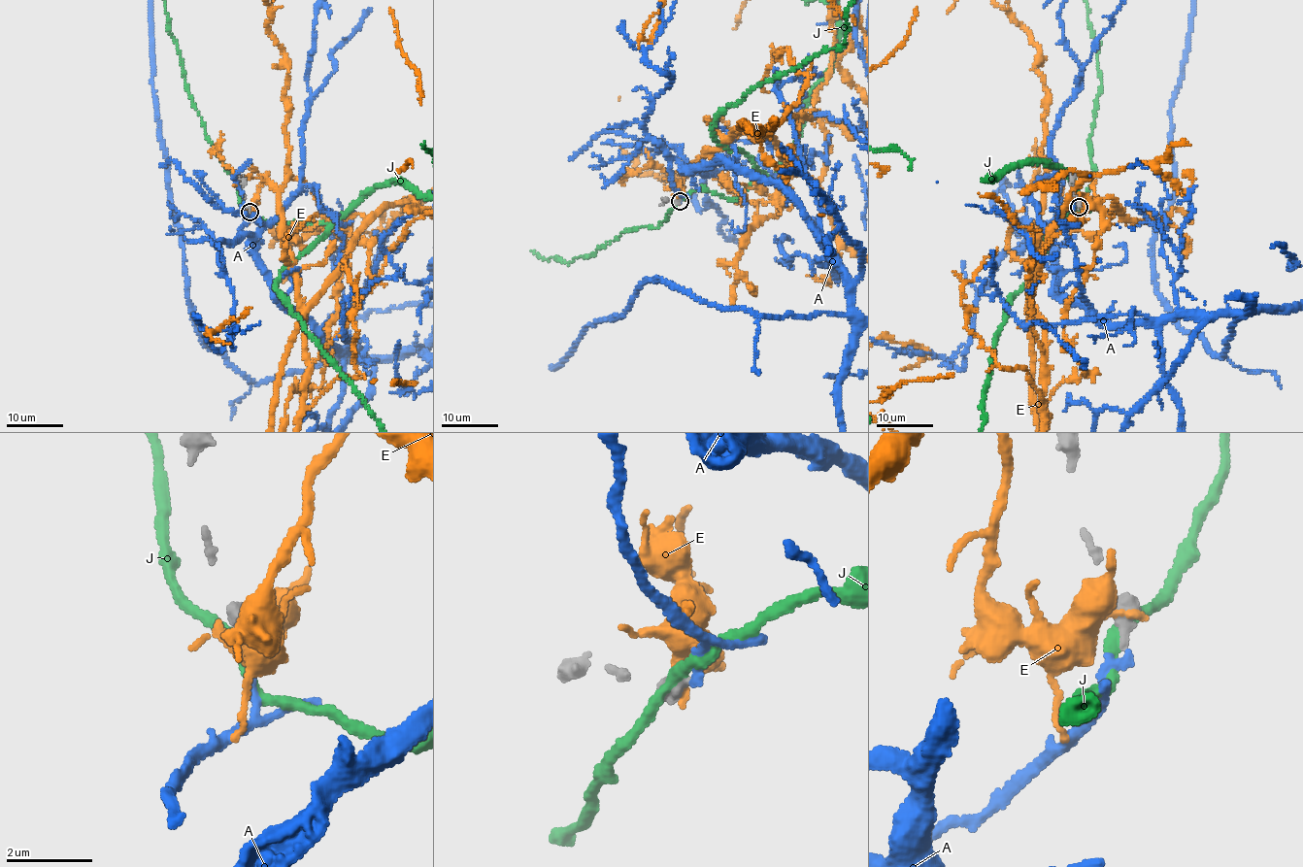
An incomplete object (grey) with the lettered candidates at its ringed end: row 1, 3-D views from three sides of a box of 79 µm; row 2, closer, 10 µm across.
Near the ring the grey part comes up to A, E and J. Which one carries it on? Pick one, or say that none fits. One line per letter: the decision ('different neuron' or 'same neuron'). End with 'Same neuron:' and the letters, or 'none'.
A: same neuron
E: different neuron
J: different neuron
Same neuron: A

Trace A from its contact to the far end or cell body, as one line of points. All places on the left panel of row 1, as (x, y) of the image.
A: (250, 213), (239, 235), (278, 294), (353, 357), (250, 382), (195, 322)

